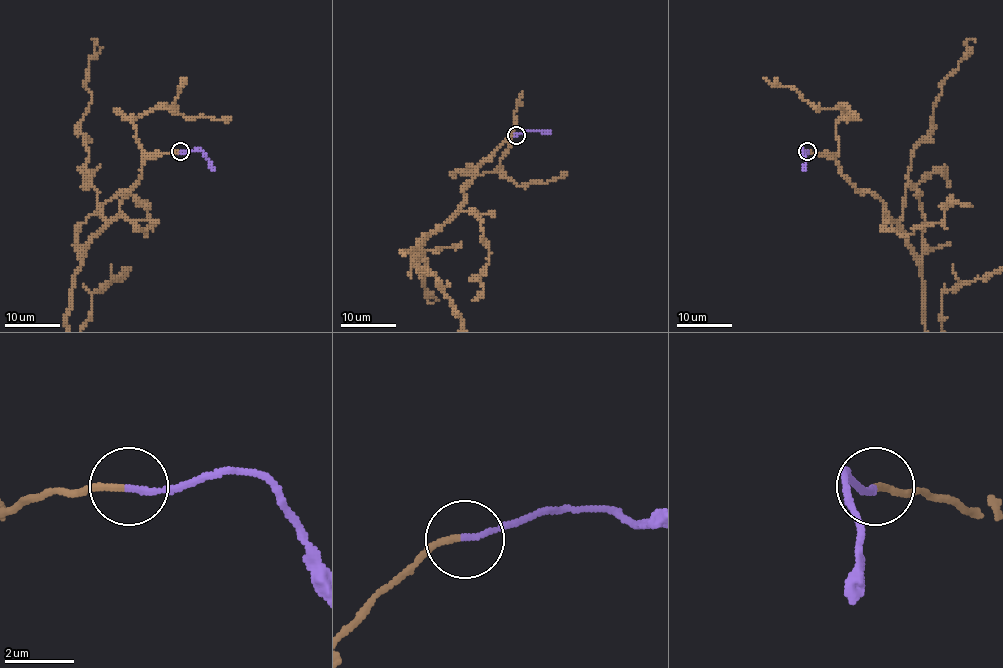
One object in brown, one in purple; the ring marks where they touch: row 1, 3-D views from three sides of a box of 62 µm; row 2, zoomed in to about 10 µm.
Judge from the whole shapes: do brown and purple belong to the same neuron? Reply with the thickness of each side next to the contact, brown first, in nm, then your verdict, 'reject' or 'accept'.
170 nm thick on the brown side, 160 nm on the other; accept

